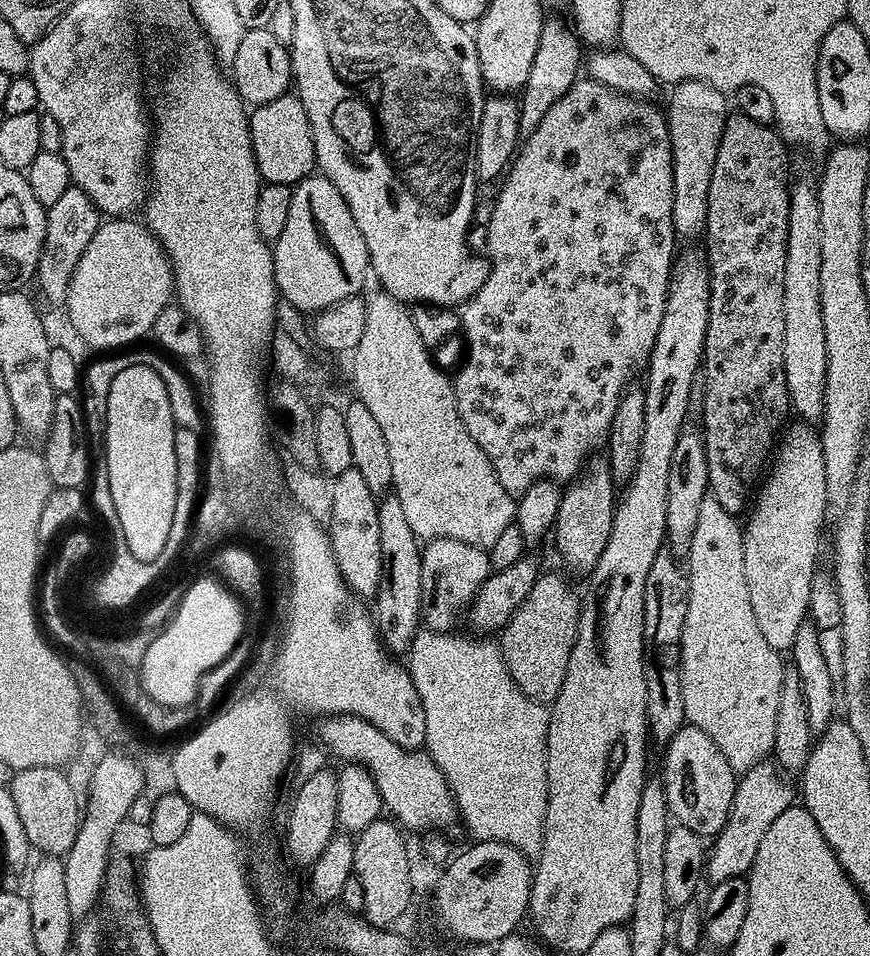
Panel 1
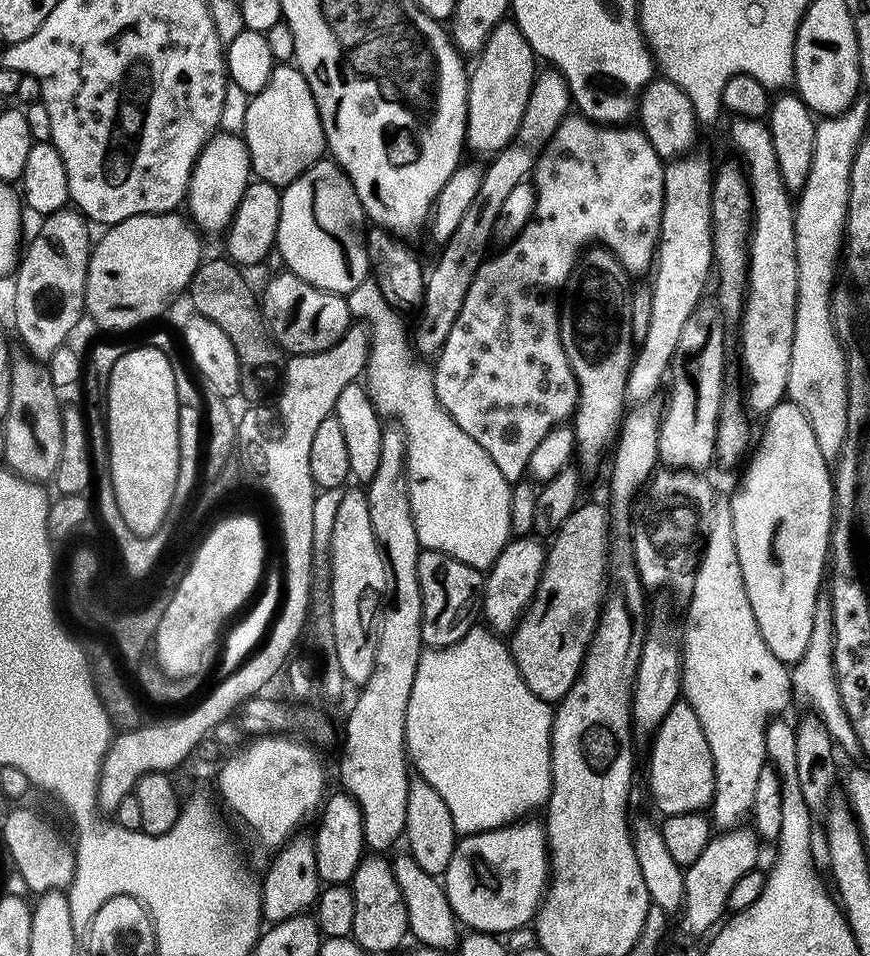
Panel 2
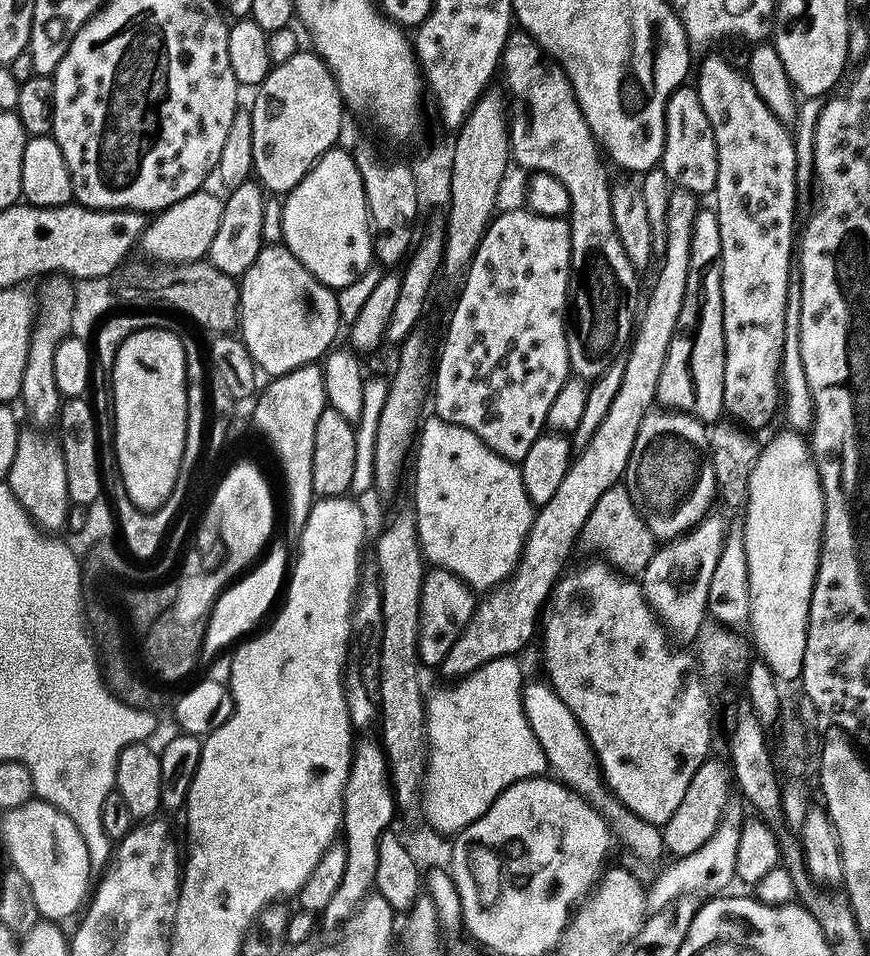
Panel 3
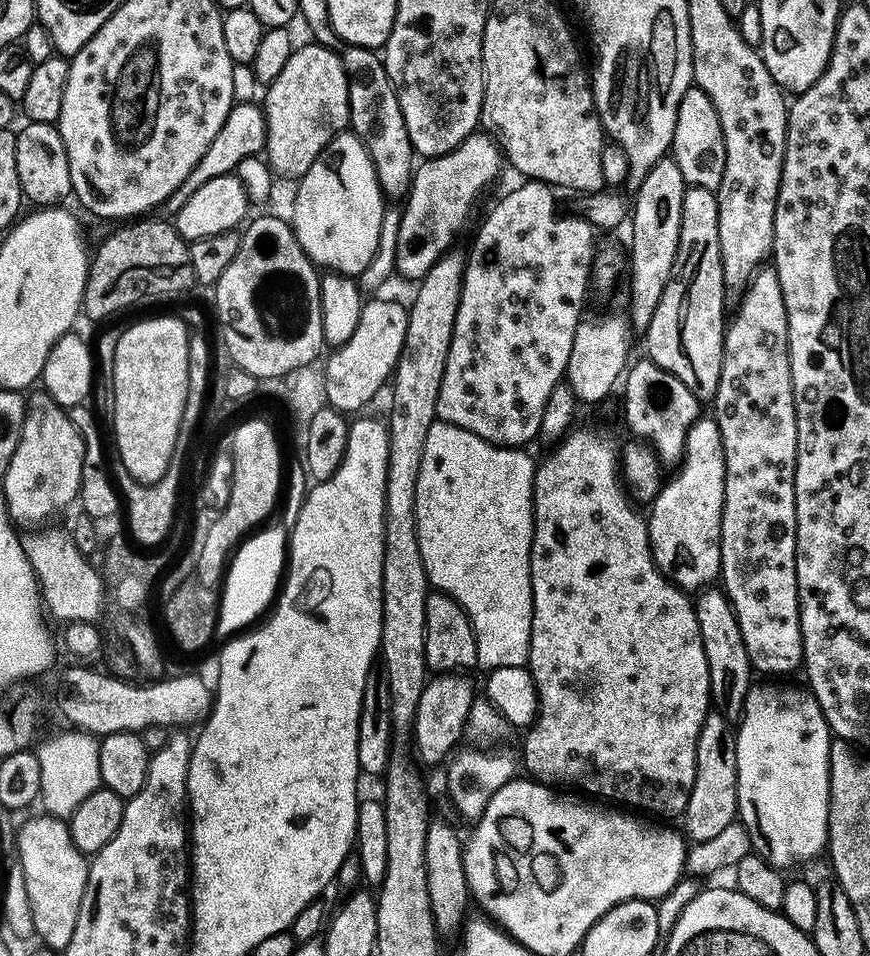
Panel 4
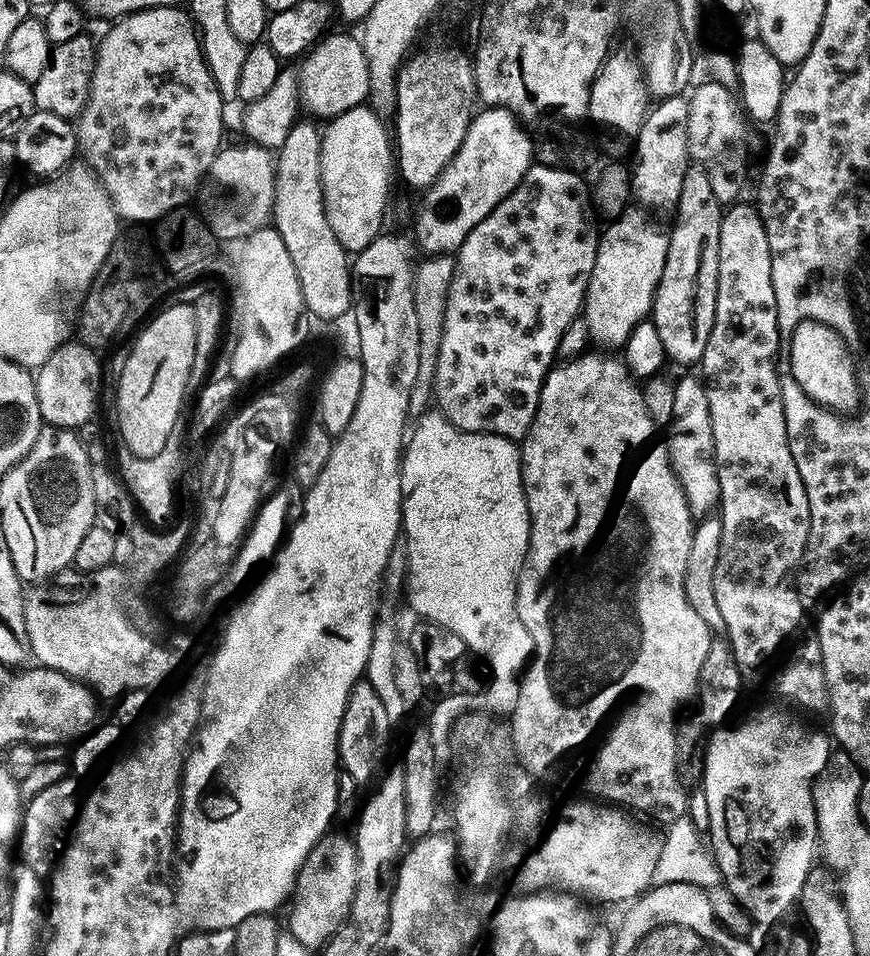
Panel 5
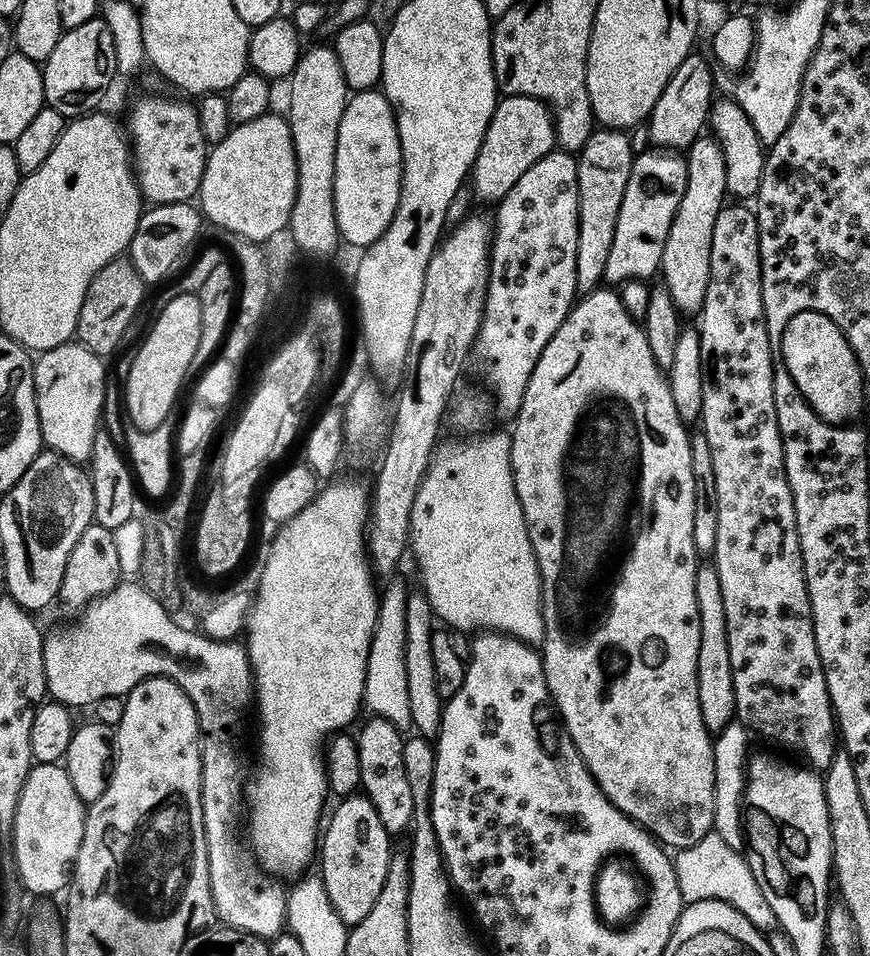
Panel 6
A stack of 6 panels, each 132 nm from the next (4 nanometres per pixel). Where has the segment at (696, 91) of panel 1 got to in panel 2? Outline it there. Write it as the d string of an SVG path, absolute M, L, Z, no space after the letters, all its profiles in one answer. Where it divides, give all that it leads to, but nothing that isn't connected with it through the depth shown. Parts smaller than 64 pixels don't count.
M699 150L693 151L691 154L685 154L669 163L664 170L664 201L662 202L662 222L660 223L660 242L656 250L656 259L654 261L654 273L656 277L651 277L650 283L653 290L653 309L650 315L650 328L647 331L646 340L639 344L635 349L632 357L632 369L628 372L628 392L627 399L632 402L648 402L653 399L652 395L656 390L661 388L665 378L669 375L672 355L676 353L678 346L678 338L682 335L682 326L686 326L686 318L690 318L690 314L701 303L704 292L704 283L709 283L710 273L713 271L712 262L712 177L714 175L714 163L704 152Z

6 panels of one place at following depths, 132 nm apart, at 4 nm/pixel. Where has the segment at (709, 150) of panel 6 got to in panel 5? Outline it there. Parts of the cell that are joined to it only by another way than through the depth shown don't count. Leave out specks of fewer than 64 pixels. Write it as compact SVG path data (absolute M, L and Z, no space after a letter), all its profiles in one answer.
M688 167L686 178L682 178L682 194L676 203L676 221L670 227L666 266L656 287L650 313L650 319L658 330L658 338L662 338L665 357L669 361L677 360L680 364L696 366L706 350L706 338L710 338L710 330L714 326L714 306L718 298L718 230L721 215L722 205L718 198L714 198L714 189L710 187L710 178L704 168Z

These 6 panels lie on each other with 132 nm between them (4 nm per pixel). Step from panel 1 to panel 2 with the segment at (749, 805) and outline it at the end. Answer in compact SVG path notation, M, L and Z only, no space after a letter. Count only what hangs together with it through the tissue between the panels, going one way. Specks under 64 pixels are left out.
M744 827L729 828L713 835L712 839L708 841L706 850L702 850L702 854L698 857L698 862L684 868L684 902L679 917L679 919L681 918L680 928L684 933L690 936L698 936L708 929L711 931L723 919L725 913L729 911L728 899L730 898L730 892L734 889L734 884L744 874L760 864L762 840L757 836L754 827Z

